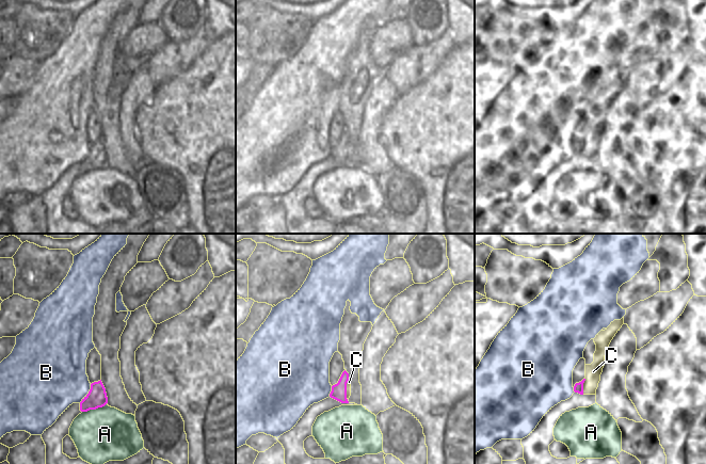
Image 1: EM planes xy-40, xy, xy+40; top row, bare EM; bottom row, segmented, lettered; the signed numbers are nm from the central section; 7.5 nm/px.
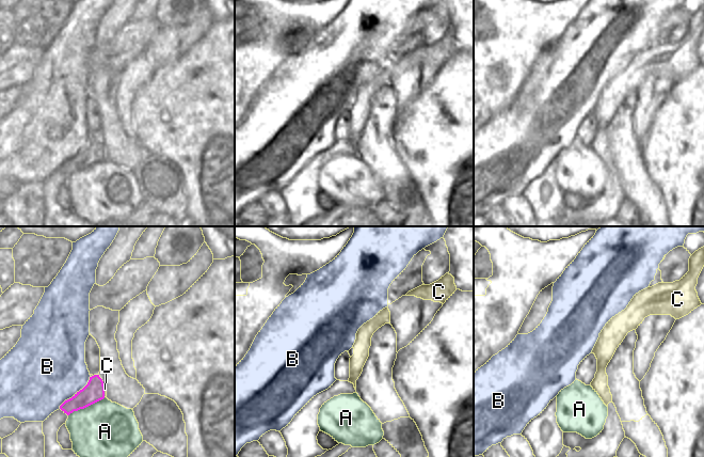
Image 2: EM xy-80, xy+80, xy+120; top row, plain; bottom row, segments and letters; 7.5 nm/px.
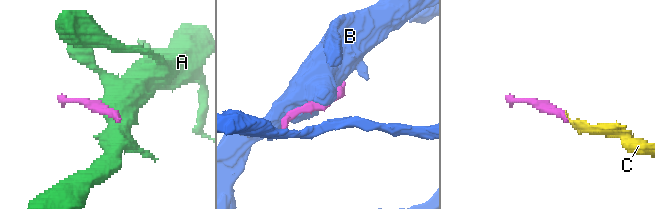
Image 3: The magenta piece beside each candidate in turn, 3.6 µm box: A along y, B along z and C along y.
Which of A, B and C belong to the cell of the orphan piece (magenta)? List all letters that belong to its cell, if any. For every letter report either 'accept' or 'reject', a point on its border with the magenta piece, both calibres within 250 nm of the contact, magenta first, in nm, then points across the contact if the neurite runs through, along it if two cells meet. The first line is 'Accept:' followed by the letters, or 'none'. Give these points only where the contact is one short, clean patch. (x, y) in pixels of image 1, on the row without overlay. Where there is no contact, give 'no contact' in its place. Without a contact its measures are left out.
Accept: C
A: reject; meets magenta in xy-40 at (94, 170); 150 nm thick on the magenta side, 400 nm on the other; border along xy-40 (106, 164), (99, 169), (82, 173)
B: reject; meets magenta in xy-40 at (87, 155); 150 nm thick on the magenta side, 420 nm on the other
C: accept; meets magenta in xy at (346, 149); 120 nm thick on the magenta side, 30 nm on the other; runs through xy (338, 154), (346, 149), (349, 143)

